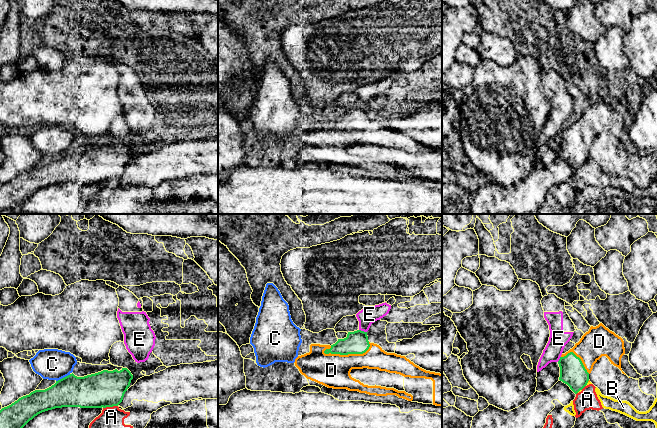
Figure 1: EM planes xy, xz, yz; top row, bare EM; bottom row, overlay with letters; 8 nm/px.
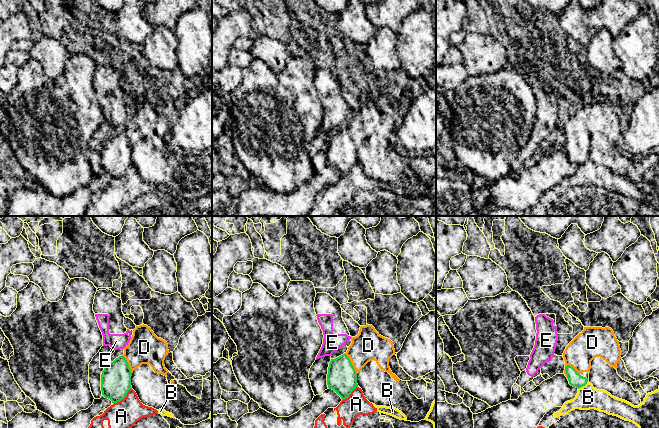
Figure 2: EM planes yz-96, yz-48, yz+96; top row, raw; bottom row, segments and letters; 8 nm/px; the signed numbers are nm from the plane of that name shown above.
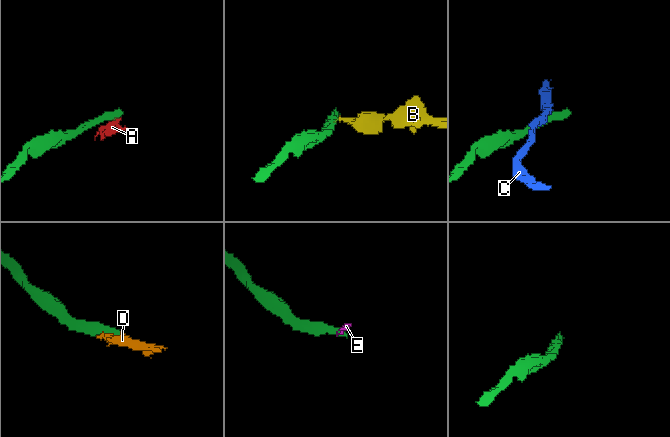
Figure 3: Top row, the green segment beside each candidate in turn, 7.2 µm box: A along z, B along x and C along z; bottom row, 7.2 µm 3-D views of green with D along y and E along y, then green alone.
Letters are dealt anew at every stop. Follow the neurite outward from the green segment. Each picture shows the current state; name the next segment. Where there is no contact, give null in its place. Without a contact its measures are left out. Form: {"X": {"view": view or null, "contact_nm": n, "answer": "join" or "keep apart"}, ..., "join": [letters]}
{"A": {"view": "xy", "contact_nm": 120, "answer": "keep apart"}, "B": {"view": "yz", "contact_nm": 50, "answer": "keep apart"}, "C": {"view": "xy", "contact_nm": 130, "answer": "keep apart"}, "D": {"view": "xz", "contact_nm": 380, "answer": "join"}, "E": {"view": "xz", "contact_nm": 70, "answer": "keep apart"}, "join": ["D"]}

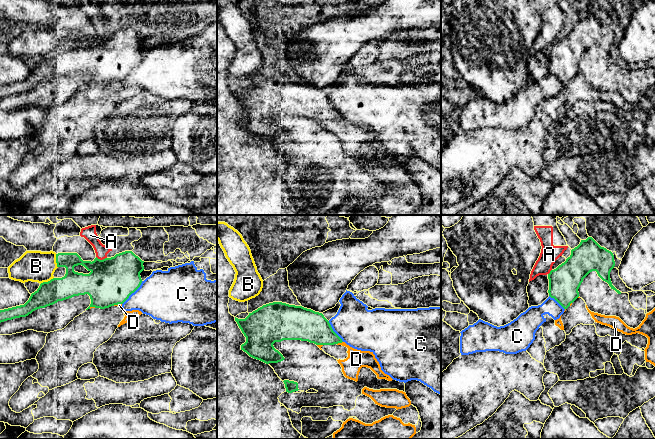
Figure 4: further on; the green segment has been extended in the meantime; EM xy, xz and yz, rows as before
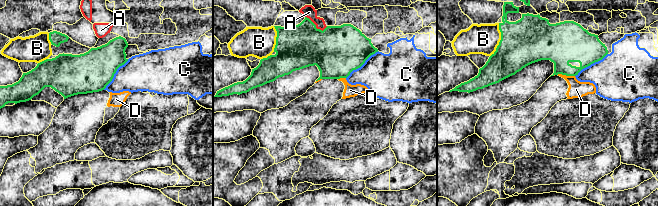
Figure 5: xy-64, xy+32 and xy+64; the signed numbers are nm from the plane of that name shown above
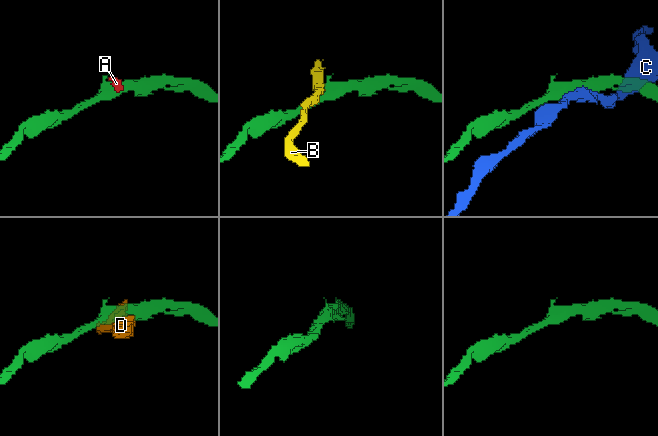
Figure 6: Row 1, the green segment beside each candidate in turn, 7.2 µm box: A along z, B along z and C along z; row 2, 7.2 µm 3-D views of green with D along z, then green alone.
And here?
{"A": {"view": "xy", "contact_nm": 90, "answer": "keep apart"}, "B": {"view": "xy", "contact_nm": 130, "answer": "keep apart"}, "C": {"view": "xy", "contact_nm": 260, "answer": "keep apart"}, "D": {"view": "xz", "contact_nm": 50, "answer": "keep apart"}, "join": []}

